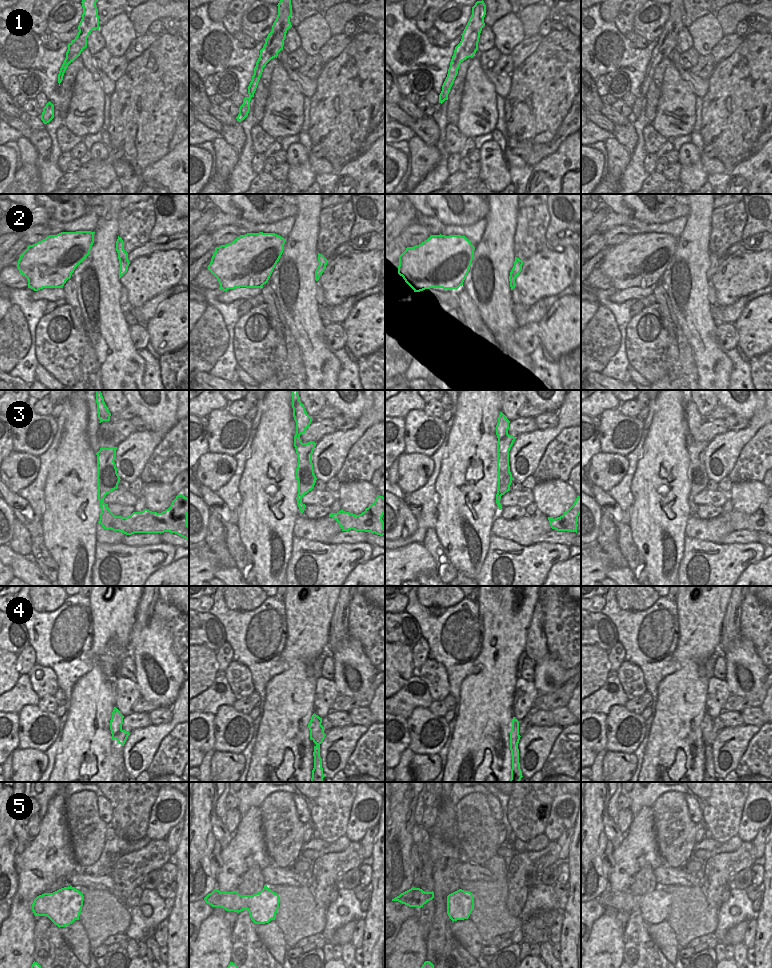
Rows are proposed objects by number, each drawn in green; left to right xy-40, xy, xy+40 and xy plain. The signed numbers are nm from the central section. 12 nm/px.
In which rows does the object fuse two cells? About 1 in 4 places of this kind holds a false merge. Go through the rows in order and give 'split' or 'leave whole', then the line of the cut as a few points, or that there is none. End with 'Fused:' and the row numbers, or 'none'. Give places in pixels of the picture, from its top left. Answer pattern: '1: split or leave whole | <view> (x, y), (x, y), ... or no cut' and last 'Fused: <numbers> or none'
1: leave whole | no cut
2: split | xy-40 (125, 252), (120, 264)
3: split | xy+40 (498, 443), (501, 443), (508, 451)
4: leave whole | no cut
5: leave whole | no cut
Fused: 2, 3

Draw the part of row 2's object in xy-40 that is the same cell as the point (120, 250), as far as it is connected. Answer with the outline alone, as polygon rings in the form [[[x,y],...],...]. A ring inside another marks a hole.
[[[119,236],[116,241],[116,251],[118,253],[119,264],[121,264],[123,261],[123,258],[124,258],[125,250],[124,250],[124,242],[123,242],[122,238]]]

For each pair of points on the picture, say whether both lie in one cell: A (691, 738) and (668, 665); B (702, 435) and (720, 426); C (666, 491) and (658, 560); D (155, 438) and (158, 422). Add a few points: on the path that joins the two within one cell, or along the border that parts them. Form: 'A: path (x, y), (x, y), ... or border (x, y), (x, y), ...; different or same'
A: border (675, 650), (679, 668), (658, 693); different
B: path (706, 433), (711, 428), (716, 427); same
C: path (658, 504), (658, 542); same
D: border (150, 430), (161, 432), (164, 435); different

